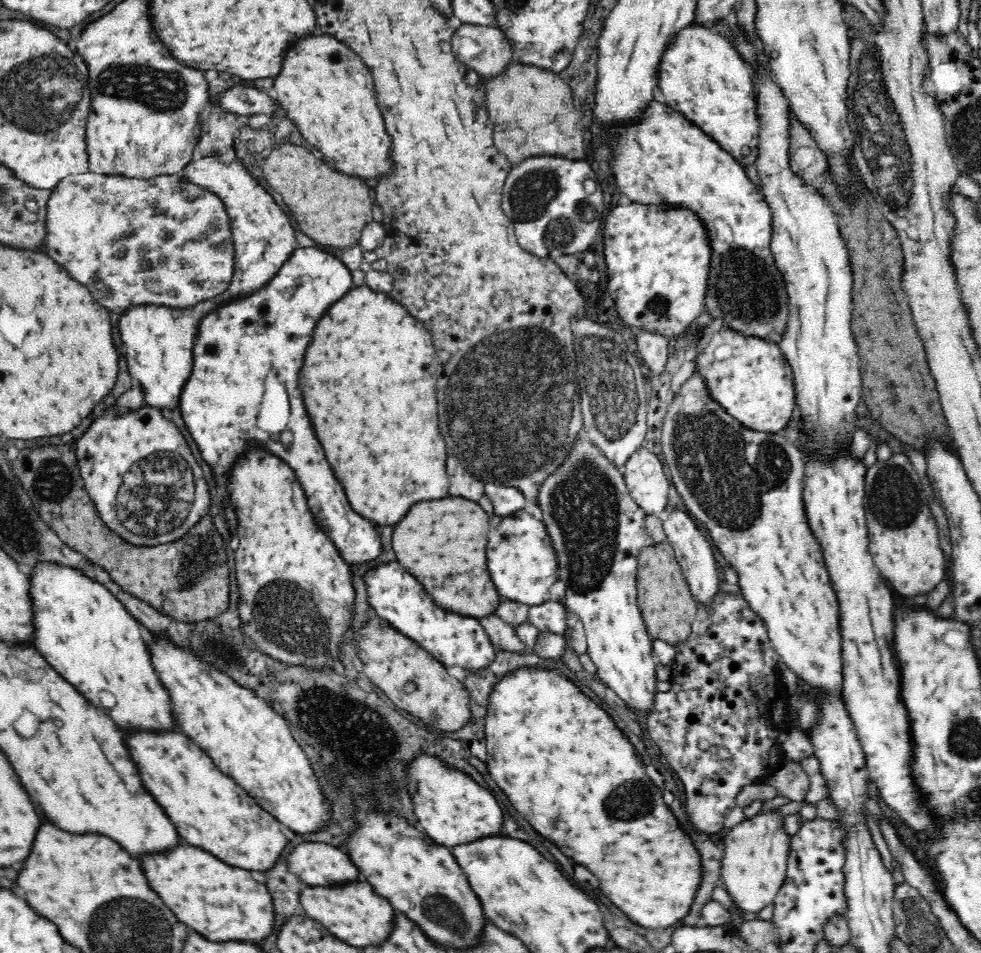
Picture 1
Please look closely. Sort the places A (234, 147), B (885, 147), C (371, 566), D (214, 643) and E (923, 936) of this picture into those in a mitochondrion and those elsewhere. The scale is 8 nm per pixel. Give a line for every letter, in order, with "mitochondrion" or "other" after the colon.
A: other
B: mitochondrion
C: other
D: mitochondrion
E: mitochondrion

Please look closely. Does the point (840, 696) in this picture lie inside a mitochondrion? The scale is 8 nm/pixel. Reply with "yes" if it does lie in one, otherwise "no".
no

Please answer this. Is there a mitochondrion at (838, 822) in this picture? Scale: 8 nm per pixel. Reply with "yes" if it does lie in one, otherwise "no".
no

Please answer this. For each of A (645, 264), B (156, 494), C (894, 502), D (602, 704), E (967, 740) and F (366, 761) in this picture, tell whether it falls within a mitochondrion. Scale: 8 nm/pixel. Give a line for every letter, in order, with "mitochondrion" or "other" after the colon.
A: other
B: mitochondrion
C: mitochondrion
D: other
E: mitochondrion
F: mitochondrion

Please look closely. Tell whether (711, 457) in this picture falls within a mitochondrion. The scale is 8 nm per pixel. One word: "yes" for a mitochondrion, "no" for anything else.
yes

